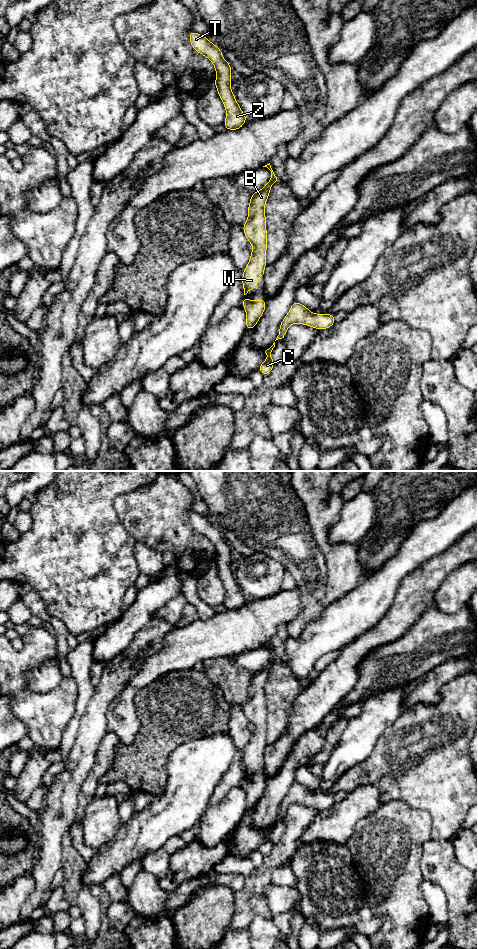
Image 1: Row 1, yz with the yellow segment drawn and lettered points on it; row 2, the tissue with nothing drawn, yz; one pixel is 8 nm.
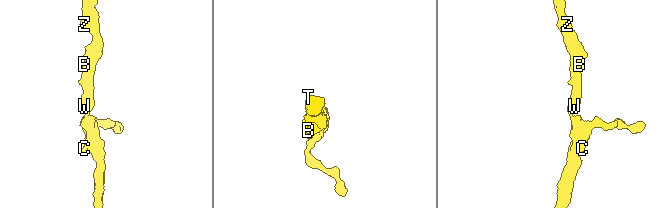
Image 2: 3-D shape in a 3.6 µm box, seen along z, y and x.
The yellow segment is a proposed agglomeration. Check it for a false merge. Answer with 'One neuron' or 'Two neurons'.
One neuron

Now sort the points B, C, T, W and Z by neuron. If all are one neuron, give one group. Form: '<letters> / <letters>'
B C T W Z

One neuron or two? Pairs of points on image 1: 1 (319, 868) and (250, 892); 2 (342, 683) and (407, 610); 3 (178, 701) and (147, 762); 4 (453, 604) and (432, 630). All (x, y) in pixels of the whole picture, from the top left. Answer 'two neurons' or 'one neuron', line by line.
1: two neurons
2: one neuron
3: one neuron
4: two neurons

